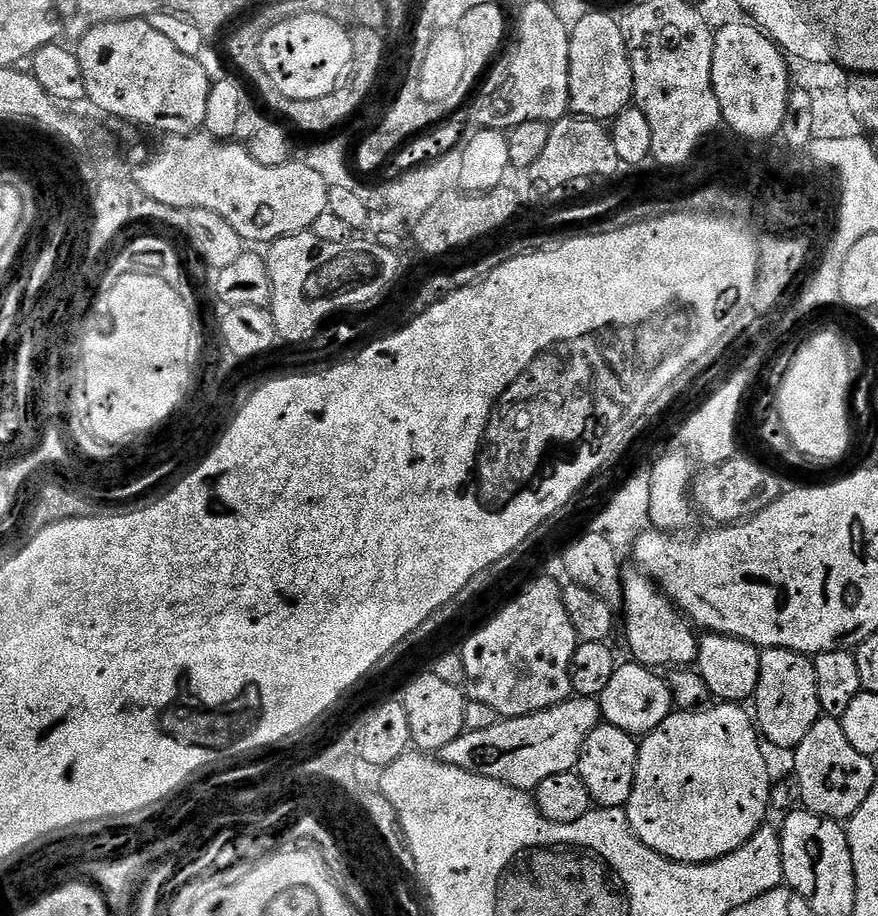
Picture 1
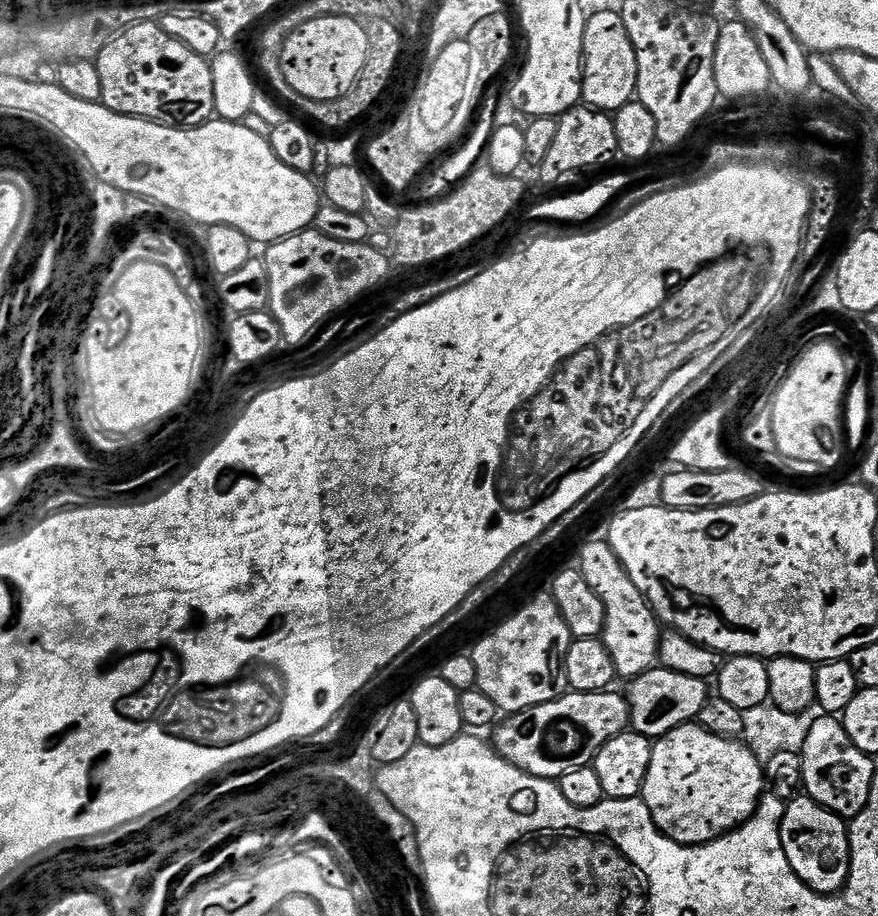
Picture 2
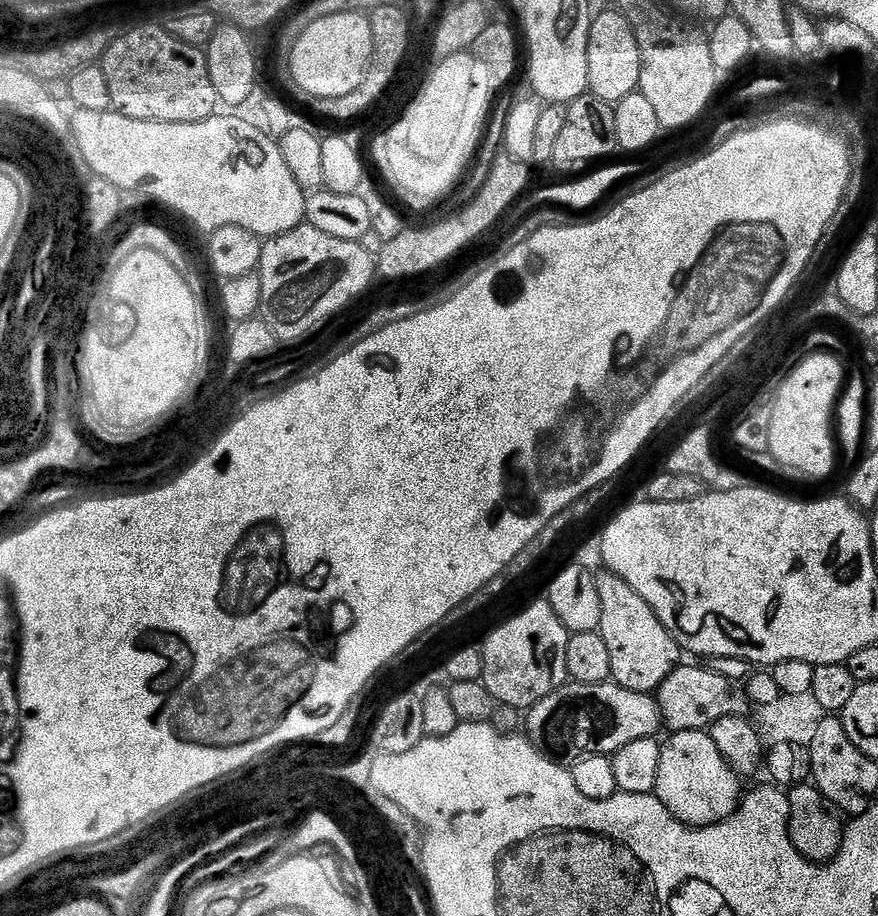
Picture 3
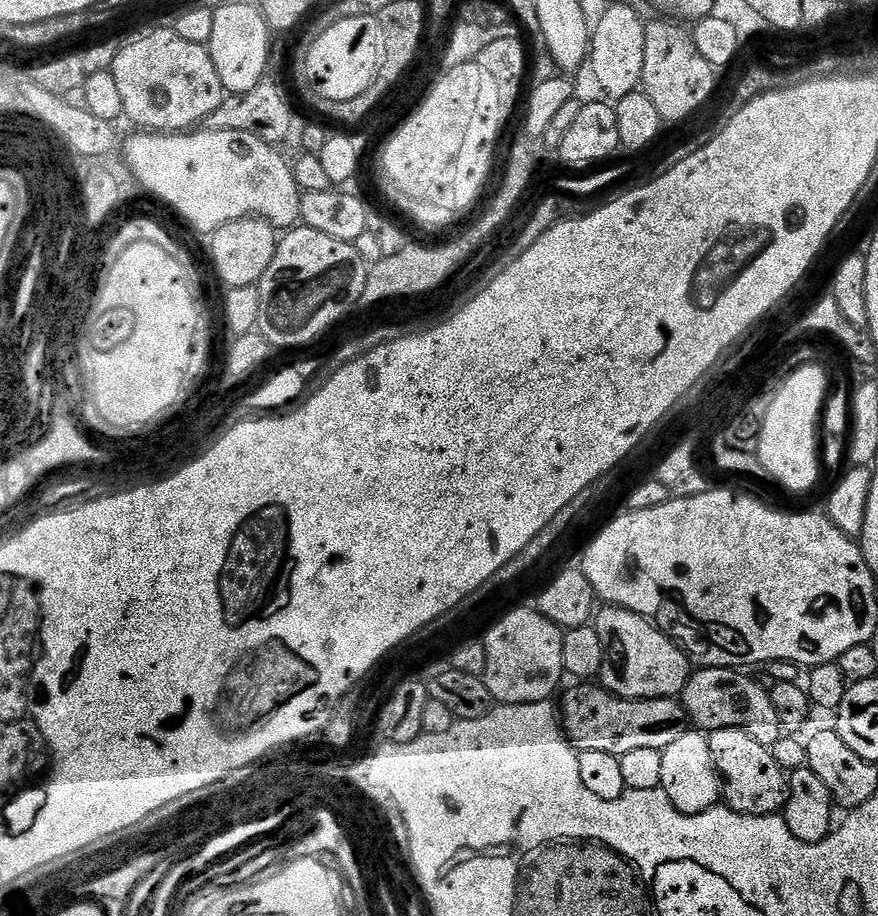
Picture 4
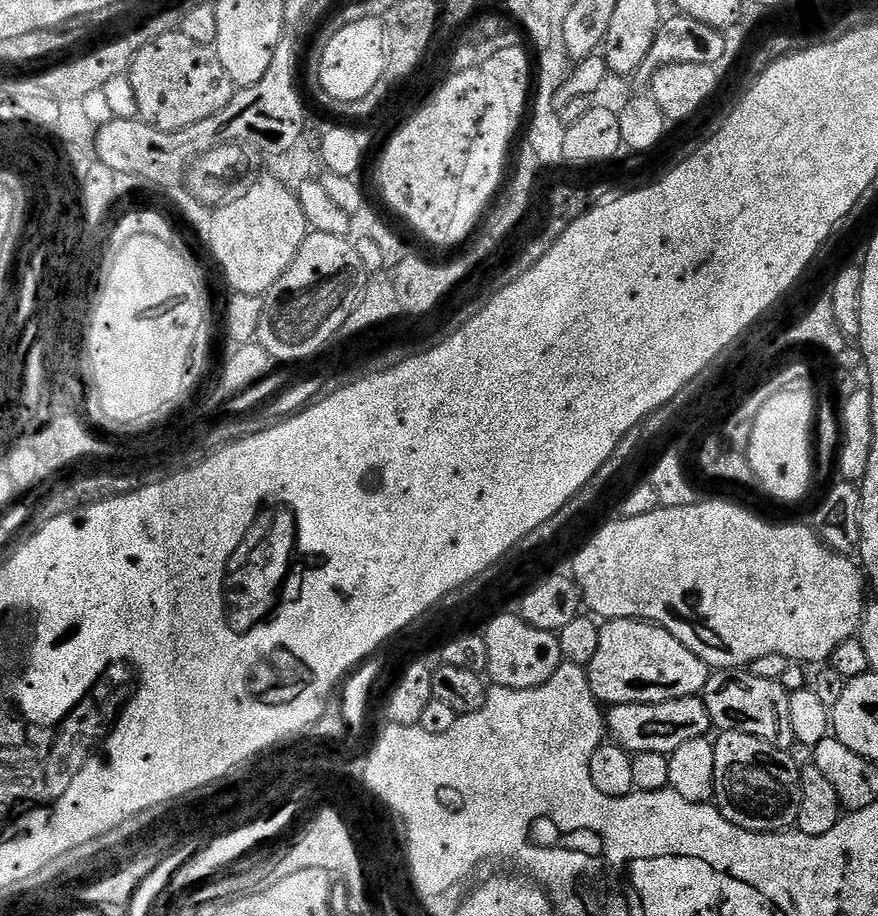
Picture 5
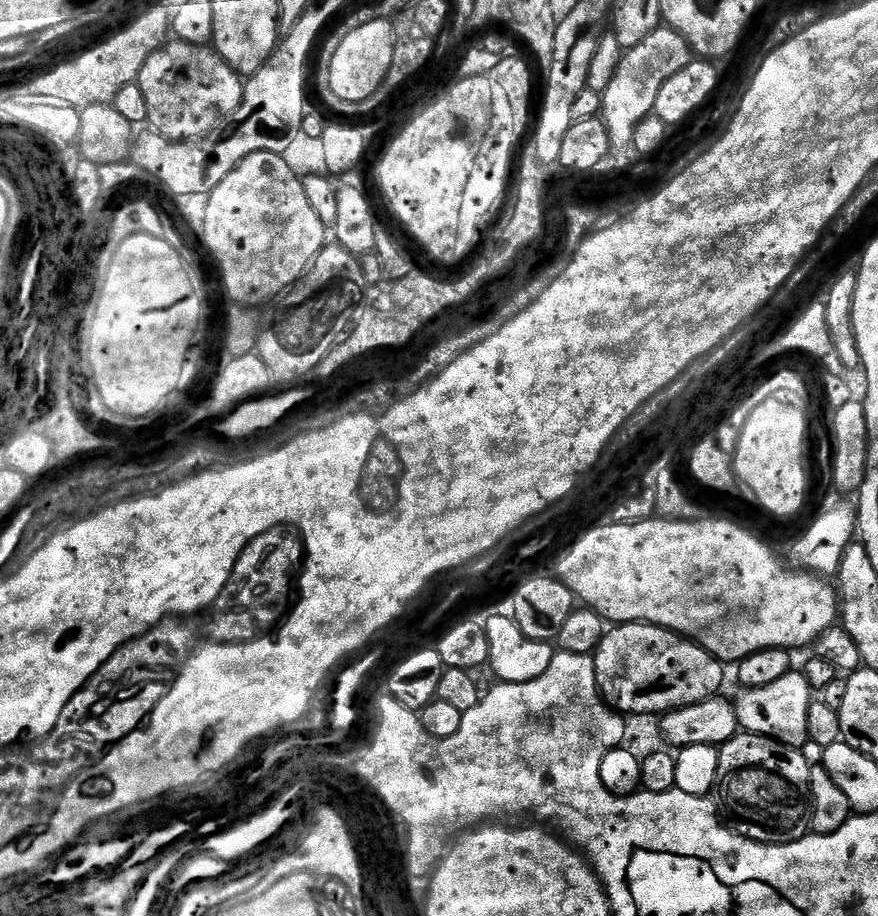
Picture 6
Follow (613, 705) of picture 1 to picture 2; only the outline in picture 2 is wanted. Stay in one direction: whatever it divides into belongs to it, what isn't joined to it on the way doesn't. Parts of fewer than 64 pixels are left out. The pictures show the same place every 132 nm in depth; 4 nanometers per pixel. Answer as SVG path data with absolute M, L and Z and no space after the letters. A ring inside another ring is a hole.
M661 666L631 677L627 684L626 699L631 731L649 738L665 736L678 726L693 723L710 695L708 684L703 679L675 673L674 670Z

